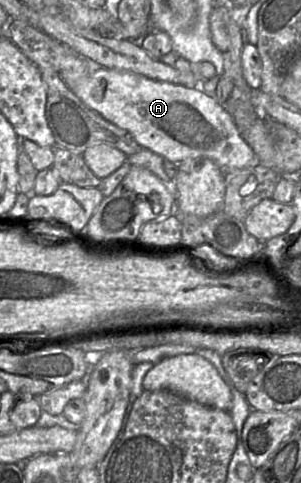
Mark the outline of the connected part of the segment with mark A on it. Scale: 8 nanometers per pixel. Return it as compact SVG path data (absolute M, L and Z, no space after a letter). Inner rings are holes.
M98 66L85 80L76 82L74 94L106 120L128 131L141 148L172 163L179 164L190 158L203 157L210 159L224 172L260 164L252 148L240 136L231 114L216 101L213 94L208 94L201 88L188 88L129 71Z

